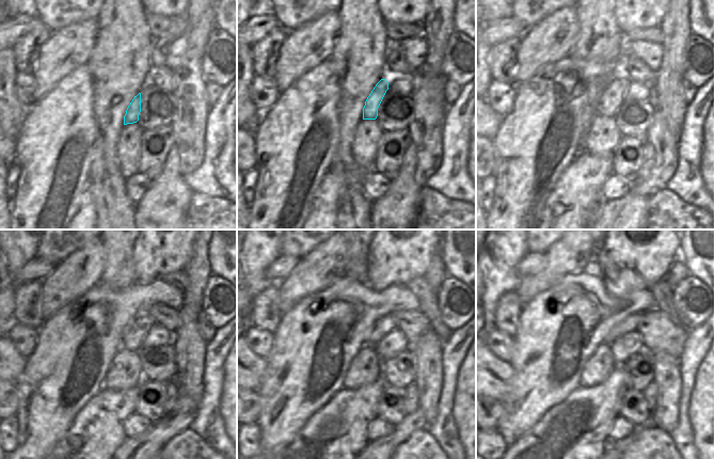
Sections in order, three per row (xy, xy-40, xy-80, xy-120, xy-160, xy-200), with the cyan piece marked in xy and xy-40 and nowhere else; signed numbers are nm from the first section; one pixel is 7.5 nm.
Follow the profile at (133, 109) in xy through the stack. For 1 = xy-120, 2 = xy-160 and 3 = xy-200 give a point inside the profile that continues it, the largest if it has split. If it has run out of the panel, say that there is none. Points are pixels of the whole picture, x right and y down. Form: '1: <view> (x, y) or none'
1: xy-120 (136, 332)
2: xy-160 (382, 327)
3: xy-200 (629, 325)

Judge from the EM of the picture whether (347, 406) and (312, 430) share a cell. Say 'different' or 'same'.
same

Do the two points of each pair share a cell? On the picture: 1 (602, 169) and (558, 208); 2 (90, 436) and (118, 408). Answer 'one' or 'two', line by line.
1: one
2: one

